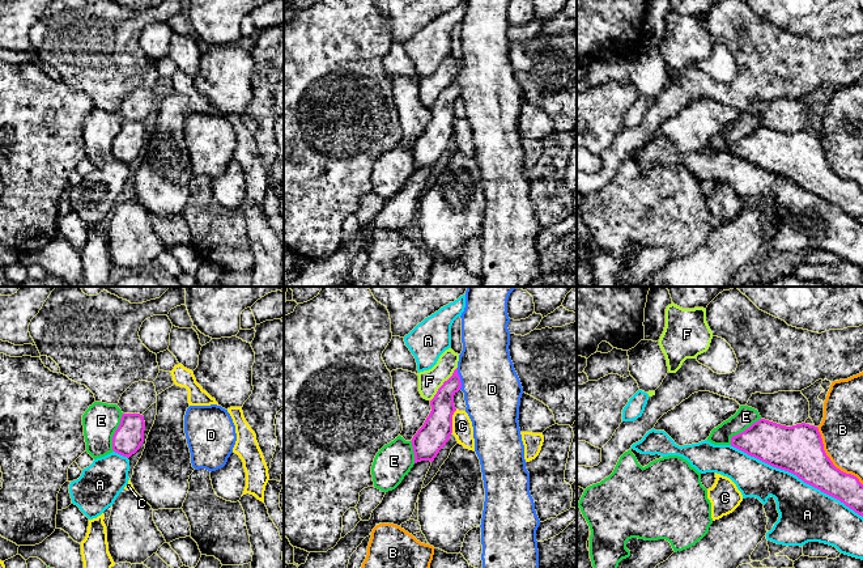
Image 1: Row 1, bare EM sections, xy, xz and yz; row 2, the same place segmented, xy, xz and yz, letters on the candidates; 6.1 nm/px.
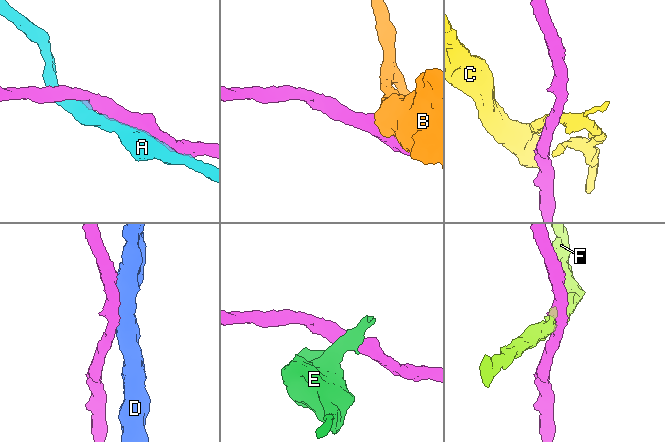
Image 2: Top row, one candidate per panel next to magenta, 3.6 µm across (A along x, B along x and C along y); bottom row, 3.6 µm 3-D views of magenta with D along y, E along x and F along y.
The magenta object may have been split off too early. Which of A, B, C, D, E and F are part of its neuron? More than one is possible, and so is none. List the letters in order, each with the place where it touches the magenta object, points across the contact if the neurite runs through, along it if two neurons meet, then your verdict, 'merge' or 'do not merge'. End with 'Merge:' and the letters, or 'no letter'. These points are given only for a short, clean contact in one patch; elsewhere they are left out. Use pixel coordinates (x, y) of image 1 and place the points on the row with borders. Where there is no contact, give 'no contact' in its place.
A: contact yz (796, 475); do not merge
B: contact yz (830, 461); do not merge
C: contact xz (451, 422); border xz (456, 410), (453, 415), (451, 432); do not merge
D: contact xz (459, 378); do not merge
E: contact xy (115, 432); border xy (123, 414), (113, 436), (113, 450); do not merge
F: contact xz (443, 384); border xz (456, 367), (430, 401); do not merge
Merge: no letter

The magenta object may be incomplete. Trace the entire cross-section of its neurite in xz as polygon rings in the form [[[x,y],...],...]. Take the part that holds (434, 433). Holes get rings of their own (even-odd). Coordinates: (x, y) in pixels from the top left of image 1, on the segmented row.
[[[458,368],[443,382],[430,400],[432,411],[424,425],[412,438],[415,463],[421,461],[433,462],[439,450],[446,445],[452,433],[452,415],[456,411],[454,395],[460,390],[462,382]]]

